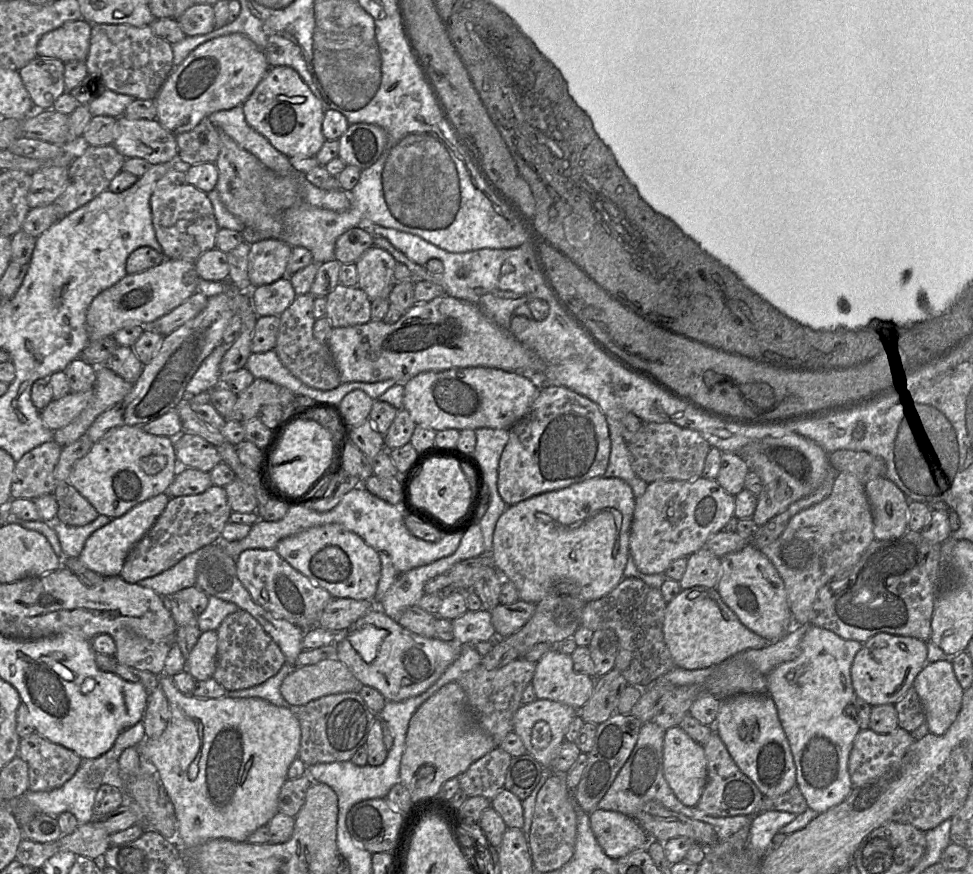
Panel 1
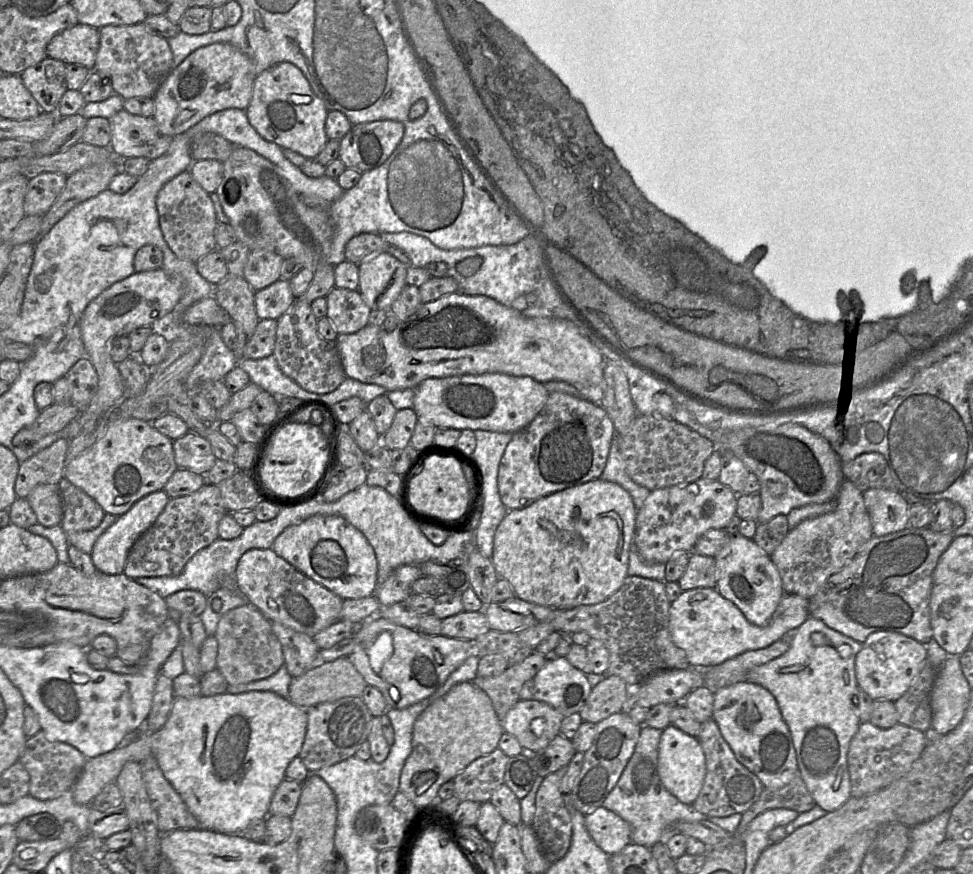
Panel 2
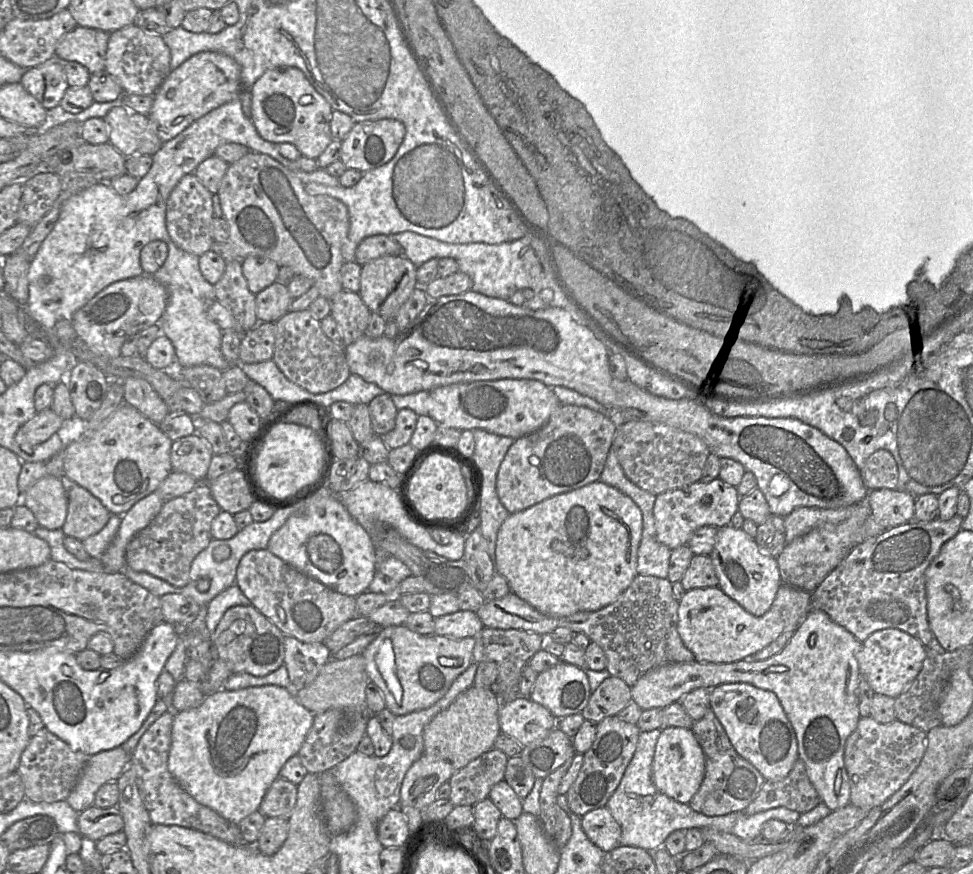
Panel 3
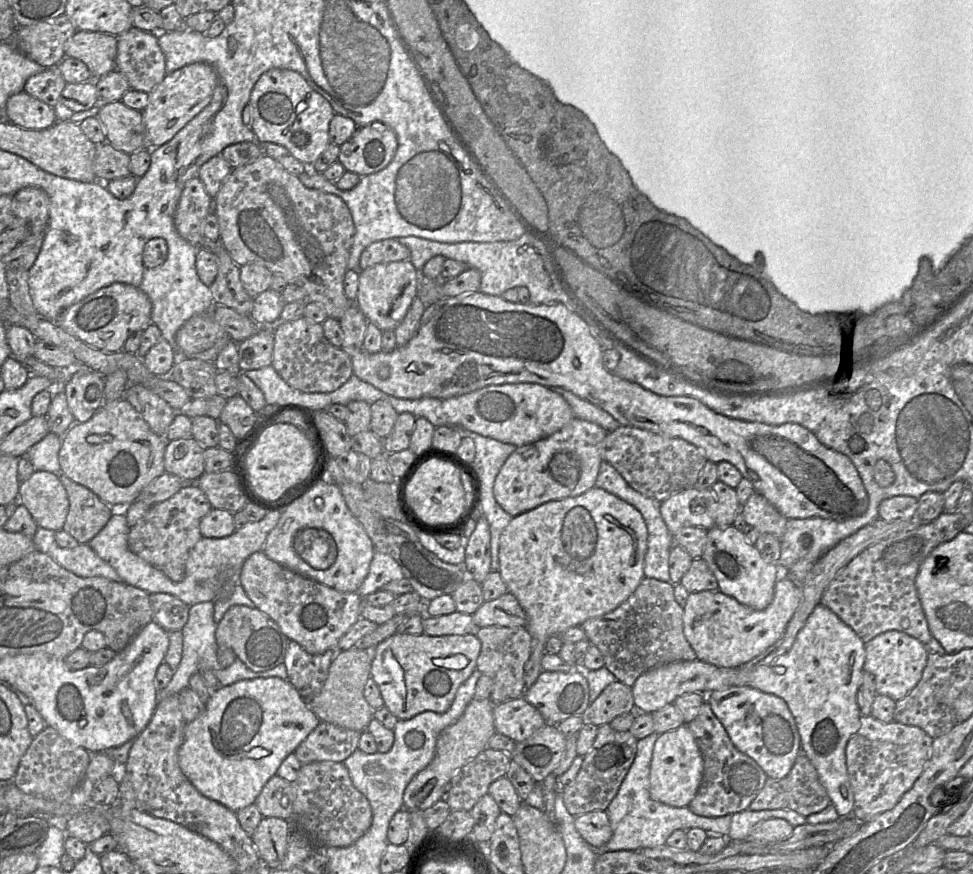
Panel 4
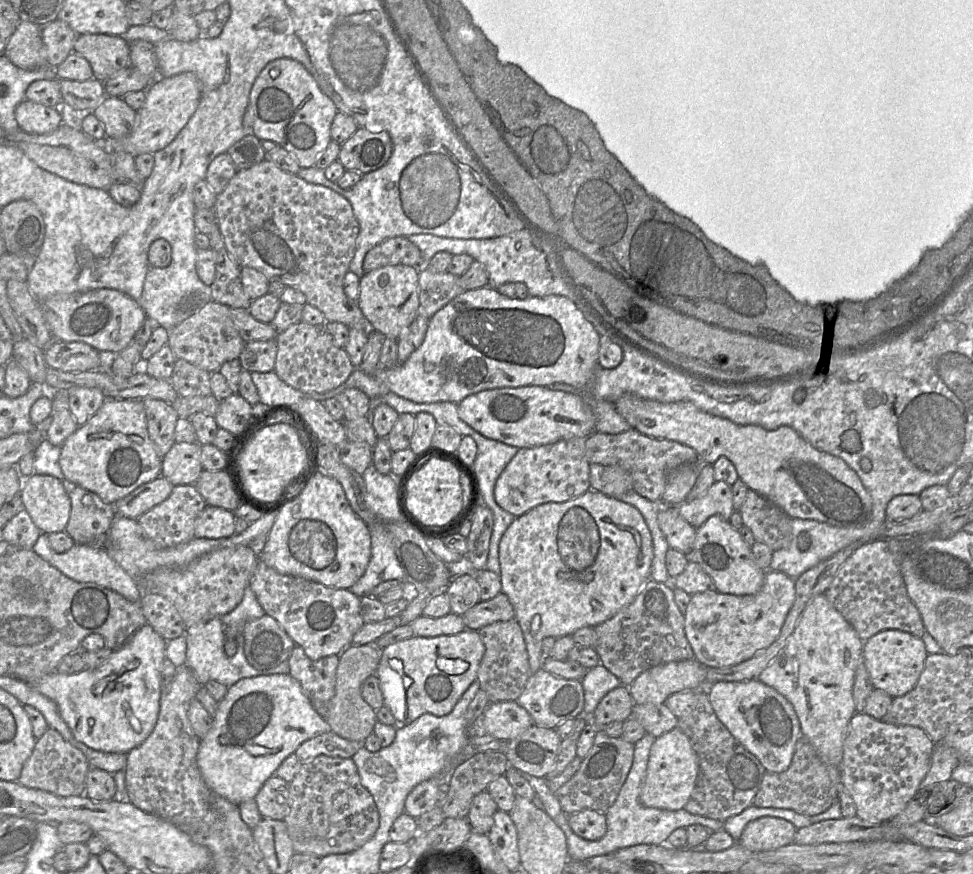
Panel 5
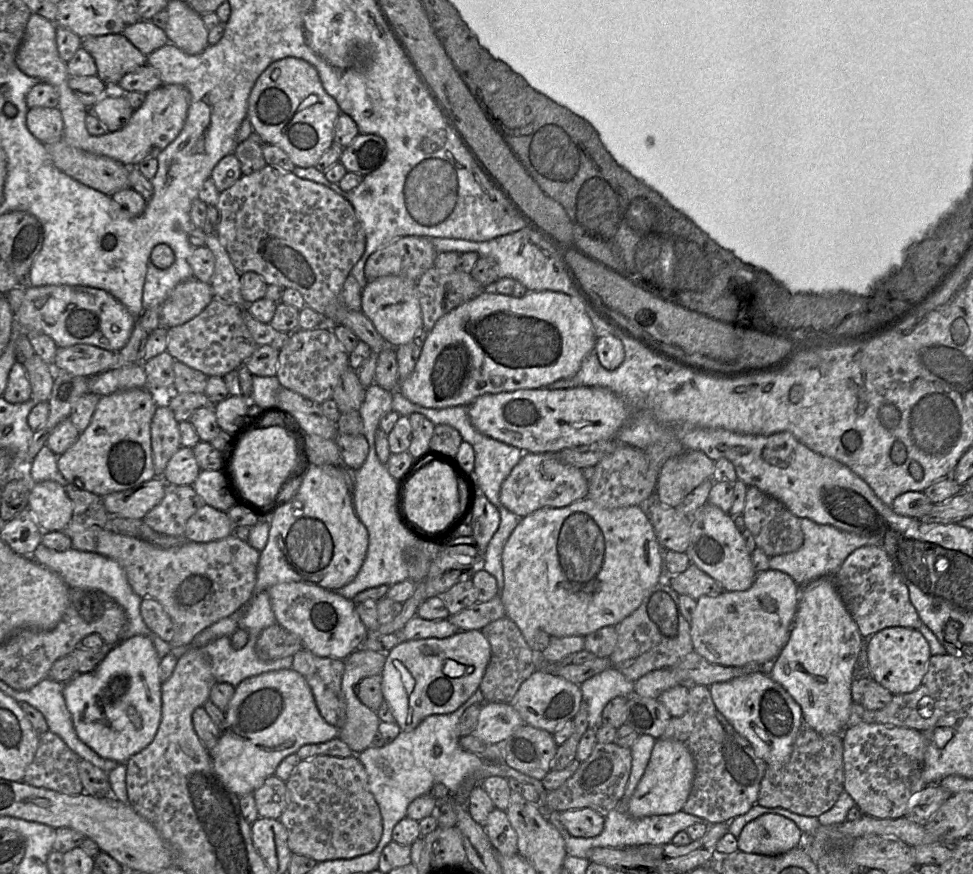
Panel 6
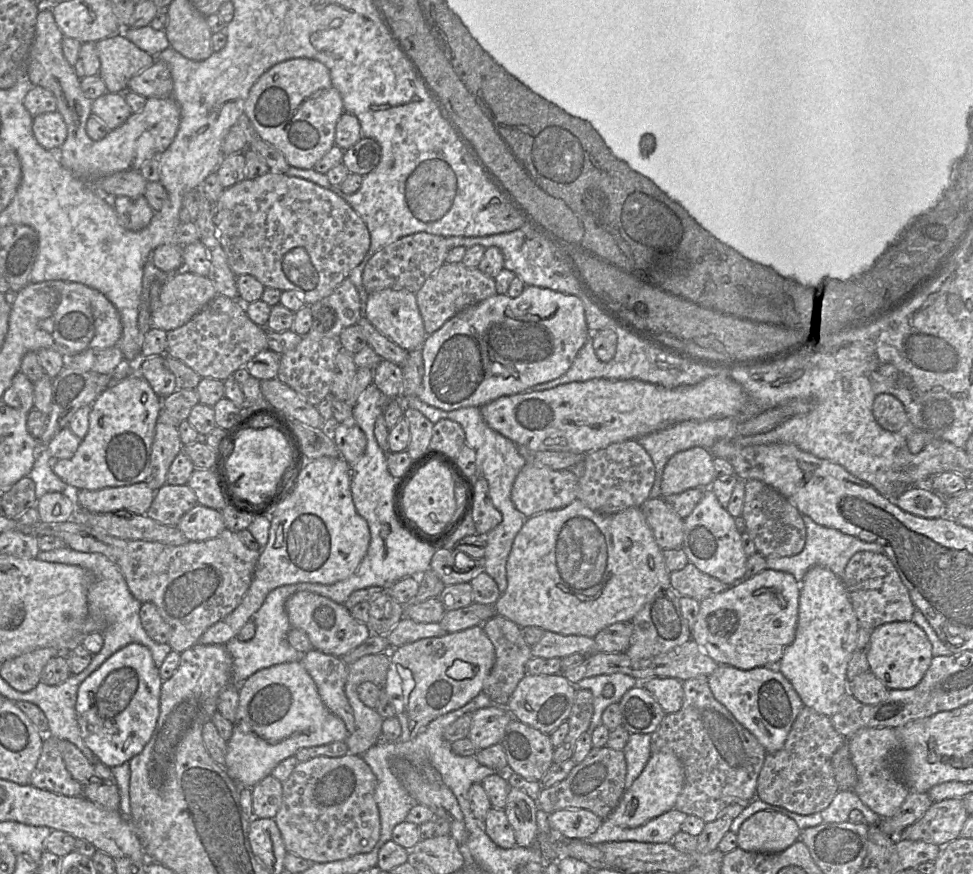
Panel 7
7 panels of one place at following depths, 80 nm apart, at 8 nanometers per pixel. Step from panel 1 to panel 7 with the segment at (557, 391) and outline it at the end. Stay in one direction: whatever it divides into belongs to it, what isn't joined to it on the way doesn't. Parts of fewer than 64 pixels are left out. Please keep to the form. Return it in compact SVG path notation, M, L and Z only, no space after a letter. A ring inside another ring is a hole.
M526 463L517 475L511 490L516 509L529 518L544 511L564 508L577 499L578 477L570 470L553 470L546 466Z

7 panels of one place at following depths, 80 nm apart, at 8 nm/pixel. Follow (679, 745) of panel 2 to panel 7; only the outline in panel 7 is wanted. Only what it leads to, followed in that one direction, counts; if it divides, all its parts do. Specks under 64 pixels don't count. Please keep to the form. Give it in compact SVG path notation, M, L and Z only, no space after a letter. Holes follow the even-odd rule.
M670 752L651 754L645 768L624 794L614 811L607 817L621 827L636 828L675 808L684 785L685 774L681 761Z

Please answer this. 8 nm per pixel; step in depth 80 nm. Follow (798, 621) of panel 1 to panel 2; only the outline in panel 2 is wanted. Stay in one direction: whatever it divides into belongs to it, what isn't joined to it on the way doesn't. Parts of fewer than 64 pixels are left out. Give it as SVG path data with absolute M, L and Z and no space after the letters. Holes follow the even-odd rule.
M845 479L837 493L837 496L835 498L837 502L837 506L834 511L814 517L809 518L806 520L803 520L798 525L796 525L794 528L790 529L788 533L786 534L785 538L782 540L782 542L777 546L777 548L770 554L771 561L775 565L779 576L781 578L782 582L782 588L784 593L788 594L796 594L799 595L805 599L810 599L817 591L818 589L823 585L823 583L830 577L832 574L839 571L841 568L843 568L849 561L852 560L852 558L856 555L856 553L859 551L859 549L873 536L872 532L872 523L870 519L870 515L866 509L865 503L864 503L864 491L862 492L853 482L851 482L848 479Z

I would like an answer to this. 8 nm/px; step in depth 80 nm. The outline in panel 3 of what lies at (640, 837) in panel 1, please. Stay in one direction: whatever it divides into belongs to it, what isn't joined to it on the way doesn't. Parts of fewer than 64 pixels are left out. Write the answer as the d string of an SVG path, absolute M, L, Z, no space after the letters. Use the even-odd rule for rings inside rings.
M605 806L583 815L581 826L590 841L604 852L621 845L621 827Z

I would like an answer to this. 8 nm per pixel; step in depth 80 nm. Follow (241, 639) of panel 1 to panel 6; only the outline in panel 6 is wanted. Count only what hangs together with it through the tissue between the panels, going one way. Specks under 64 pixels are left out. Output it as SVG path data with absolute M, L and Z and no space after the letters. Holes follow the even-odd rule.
M275 623L259 634L255 653L263 661L272 661L293 656L302 648L301 639L296 634Z

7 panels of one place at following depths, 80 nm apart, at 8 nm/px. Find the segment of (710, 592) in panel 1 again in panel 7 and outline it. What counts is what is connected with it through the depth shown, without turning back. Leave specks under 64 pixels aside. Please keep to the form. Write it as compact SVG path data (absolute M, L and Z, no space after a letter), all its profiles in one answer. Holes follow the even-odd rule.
M765 569L700 602L692 638L718 665L741 670L774 667L795 638L801 584L787 572Z

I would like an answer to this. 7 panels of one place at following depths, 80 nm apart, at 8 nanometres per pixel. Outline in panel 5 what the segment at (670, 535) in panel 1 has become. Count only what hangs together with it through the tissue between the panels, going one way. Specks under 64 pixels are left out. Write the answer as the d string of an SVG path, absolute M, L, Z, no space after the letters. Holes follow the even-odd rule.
M715 481L703 497L673 506L677 506L680 515L695 528L713 515L729 521L734 512L732 489L726 482Z

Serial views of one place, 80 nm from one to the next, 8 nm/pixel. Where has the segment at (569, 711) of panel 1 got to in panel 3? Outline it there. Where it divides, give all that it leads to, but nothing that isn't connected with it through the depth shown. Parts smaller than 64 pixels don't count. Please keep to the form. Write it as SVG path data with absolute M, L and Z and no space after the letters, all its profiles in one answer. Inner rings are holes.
M521 695L506 703L501 703L498 716L501 733L513 738L522 747L544 739L558 723L558 720L547 708L534 702L529 697Z

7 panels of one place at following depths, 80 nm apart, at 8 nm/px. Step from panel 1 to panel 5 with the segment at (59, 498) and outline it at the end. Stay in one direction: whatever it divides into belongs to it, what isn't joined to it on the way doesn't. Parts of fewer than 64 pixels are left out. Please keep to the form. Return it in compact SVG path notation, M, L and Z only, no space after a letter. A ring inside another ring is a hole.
M66 478L62 483L71 501L70 517L65 532L75 544L92 544L102 536L106 536L117 517L113 505Z

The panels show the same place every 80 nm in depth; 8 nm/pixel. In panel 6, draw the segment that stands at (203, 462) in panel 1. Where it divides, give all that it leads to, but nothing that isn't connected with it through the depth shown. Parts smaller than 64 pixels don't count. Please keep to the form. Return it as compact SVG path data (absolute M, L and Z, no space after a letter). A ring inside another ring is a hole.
M181 446L168 461L162 479L166 484L192 485L200 471L193 449Z

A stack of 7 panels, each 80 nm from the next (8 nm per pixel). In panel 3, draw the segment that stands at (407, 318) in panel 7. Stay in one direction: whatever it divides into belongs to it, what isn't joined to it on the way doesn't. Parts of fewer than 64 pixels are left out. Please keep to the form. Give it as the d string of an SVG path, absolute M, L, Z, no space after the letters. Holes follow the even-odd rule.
M404 255L382 256L361 267L359 295L371 313L387 320L394 320L399 308L418 286L416 267Z

